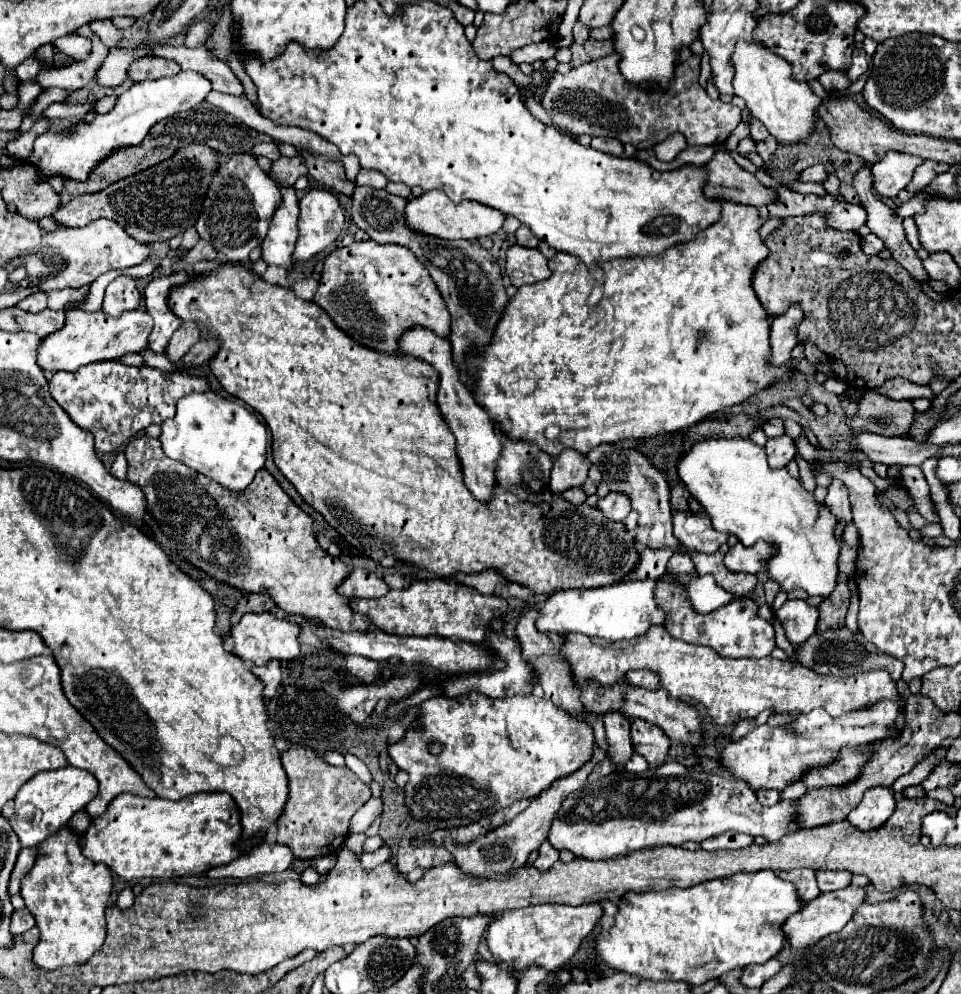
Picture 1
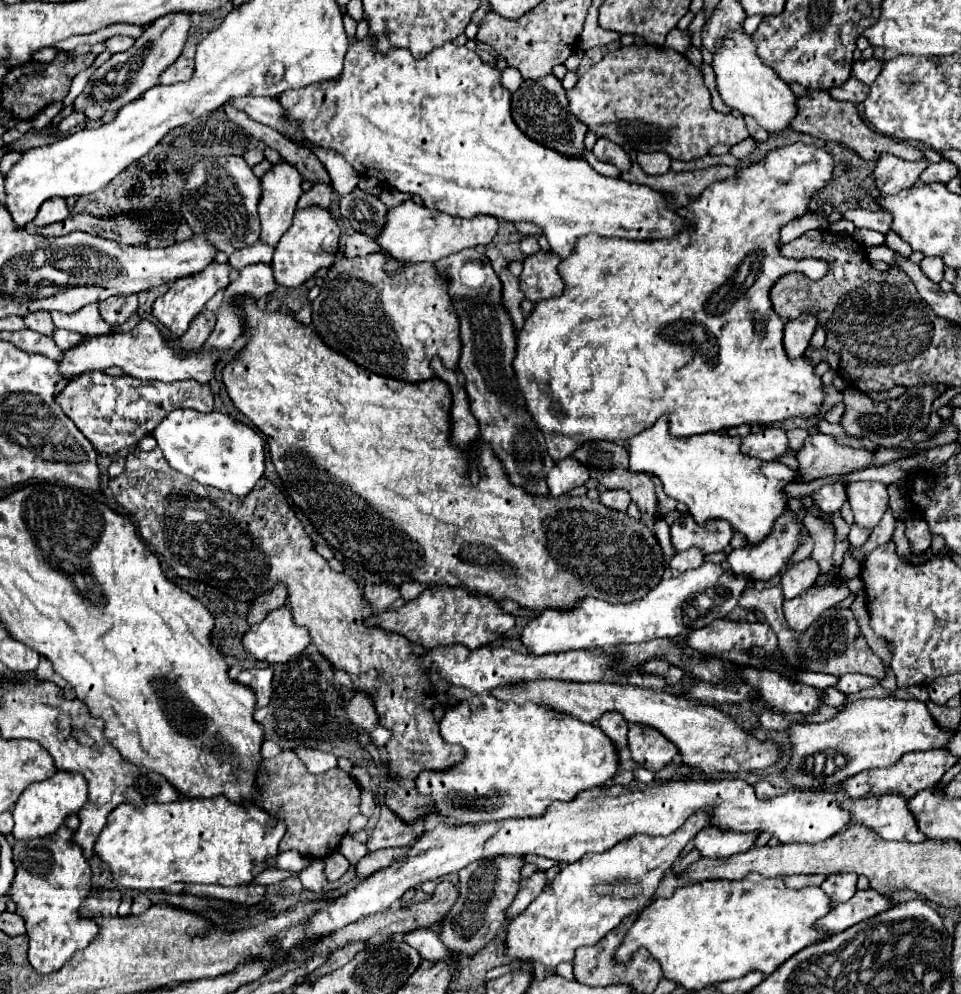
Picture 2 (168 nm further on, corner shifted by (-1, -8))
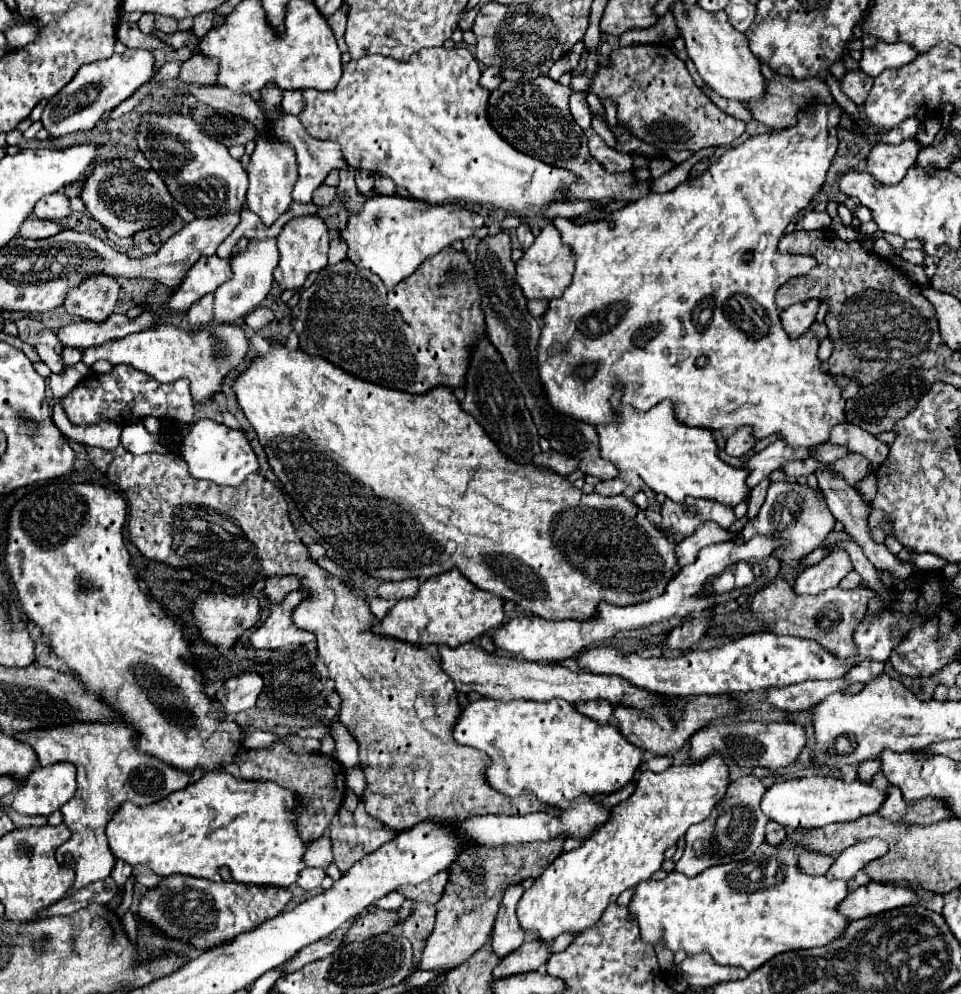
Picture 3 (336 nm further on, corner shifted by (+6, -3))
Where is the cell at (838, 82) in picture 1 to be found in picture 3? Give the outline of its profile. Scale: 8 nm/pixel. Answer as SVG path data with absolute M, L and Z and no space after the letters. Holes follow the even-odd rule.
M851 71L851 73L845 73L845 77L841 79L841 89L843 93L855 101L855 105L863 105L869 91L873 87L873 77L865 75L863 71Z

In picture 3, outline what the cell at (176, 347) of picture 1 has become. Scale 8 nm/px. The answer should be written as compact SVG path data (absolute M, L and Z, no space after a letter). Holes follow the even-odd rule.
M213 293L205 295L205 299L199 299L197 303L193 303L193 307L187 313L189 325L193 329L199 329L201 325L209 325L213 321Z

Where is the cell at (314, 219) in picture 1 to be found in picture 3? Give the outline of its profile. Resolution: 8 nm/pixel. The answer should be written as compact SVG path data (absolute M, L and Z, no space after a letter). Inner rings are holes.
M295 217L291 219L277 237L279 245L279 265L275 269L275 281L283 291L301 289L307 275L313 271L321 271L327 265L327 249L329 249L329 233L321 217Z

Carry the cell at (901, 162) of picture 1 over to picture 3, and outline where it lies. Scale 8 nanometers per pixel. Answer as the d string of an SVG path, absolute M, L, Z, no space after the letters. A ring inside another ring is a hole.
M905 139L899 145L877 143L867 157L867 171L885 185L899 183L907 169L917 161L919 143L915 139Z

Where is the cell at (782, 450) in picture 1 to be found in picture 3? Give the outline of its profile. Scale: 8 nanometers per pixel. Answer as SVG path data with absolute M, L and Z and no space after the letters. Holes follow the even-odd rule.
M739 427L733 435L729 435L725 451L731 457L743 457L745 453L751 451L751 447L755 445L753 435L749 435L749 431L745 431L745 427Z

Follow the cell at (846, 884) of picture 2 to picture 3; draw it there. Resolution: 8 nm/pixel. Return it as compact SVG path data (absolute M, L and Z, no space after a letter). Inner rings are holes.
M863 839L851 847L847 847L827 871L829 879L845 879L851 881L857 871L861 871L867 863L883 857L887 853L887 843L883 839Z

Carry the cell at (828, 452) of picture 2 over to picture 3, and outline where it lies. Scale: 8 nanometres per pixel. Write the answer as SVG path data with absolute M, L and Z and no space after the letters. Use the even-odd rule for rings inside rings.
M775 441L771 443L767 449L763 449L761 453L755 453L751 455L747 461L745 461L745 469L749 471L745 483L747 487L755 487L761 479L765 479L773 469L781 469L781 465L785 461L791 461L791 459L805 459L805 457L811 457L809 455L809 449L791 449L787 443L781 443L781 441Z

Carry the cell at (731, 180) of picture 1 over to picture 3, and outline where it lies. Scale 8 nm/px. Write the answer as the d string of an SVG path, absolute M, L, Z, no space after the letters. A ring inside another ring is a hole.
M537 77L531 81L503 81L495 91L489 95L487 105L487 117L493 125L493 129L517 151L539 159L547 165L567 169L577 175L579 181L571 185L573 199L639 199L649 195L649 183L637 183L631 173L605 173L601 165L589 155L585 147L585 133L575 123L569 111L569 95L571 89L549 79L549 77Z

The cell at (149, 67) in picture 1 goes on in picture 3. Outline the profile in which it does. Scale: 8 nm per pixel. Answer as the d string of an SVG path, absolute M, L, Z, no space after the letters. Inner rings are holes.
M195 55L191 59L187 59L181 67L181 75L179 79L189 85L211 85L217 83L217 73L219 73L219 61L215 57L207 57L207 55Z

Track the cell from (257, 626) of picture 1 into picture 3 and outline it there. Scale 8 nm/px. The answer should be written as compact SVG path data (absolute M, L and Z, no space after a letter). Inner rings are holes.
M293 591L283 599L283 603L275 605L271 615L265 619L265 623L253 631L251 645L255 649L281 649L281 647L303 645L311 641L313 633L299 629L291 619L293 609L305 597L307 597L305 591Z

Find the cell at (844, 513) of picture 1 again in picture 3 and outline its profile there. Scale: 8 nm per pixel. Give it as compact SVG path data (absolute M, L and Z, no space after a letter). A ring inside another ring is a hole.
M803 459L803 461L789 461L789 463L785 463L781 469L785 471L785 475L789 475L789 477L807 477L807 475L811 475L811 473L815 473L817 469L821 469L823 467L823 463L819 463L819 461L815 461L815 459Z

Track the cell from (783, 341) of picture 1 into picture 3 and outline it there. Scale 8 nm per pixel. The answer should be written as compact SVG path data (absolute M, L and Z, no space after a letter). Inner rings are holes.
M811 299L811 301L803 301L797 305L787 307L781 313L781 323L783 329L791 335L791 337L799 337L801 333L807 331L807 327L815 321L815 313L819 309L819 301Z

